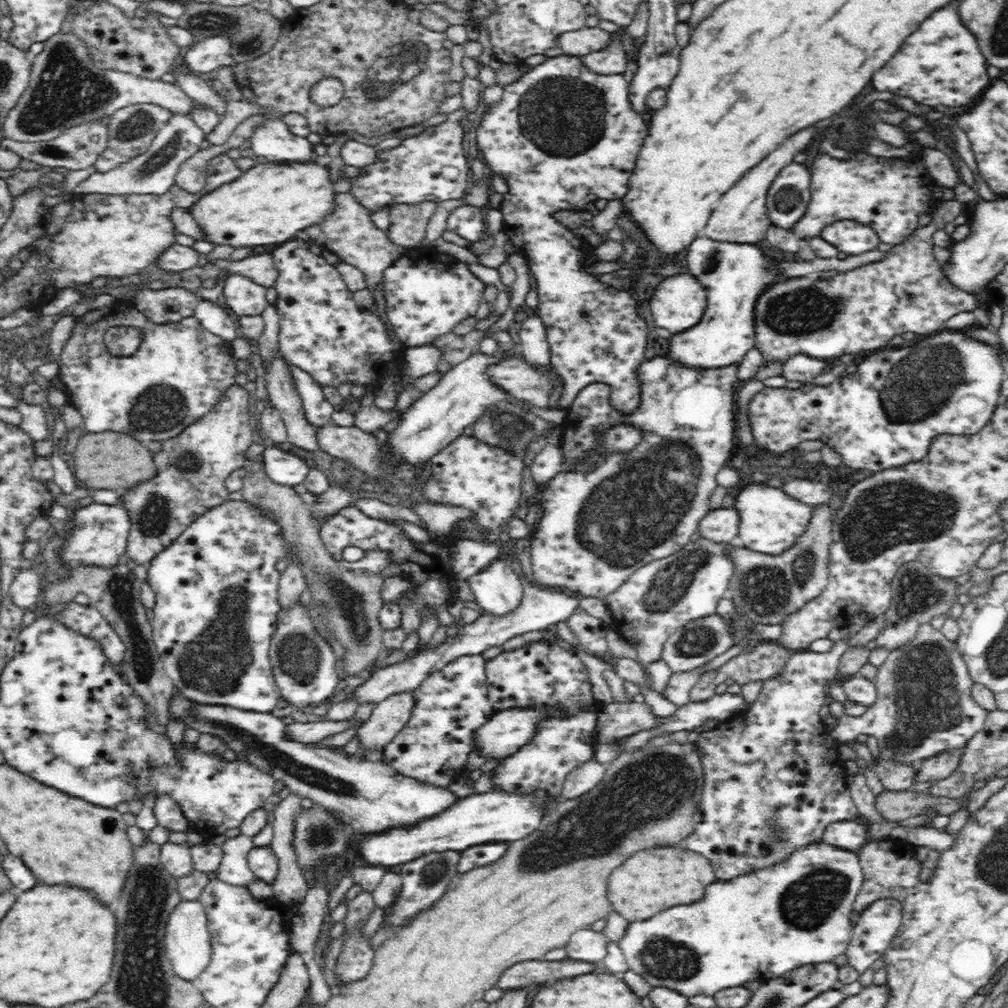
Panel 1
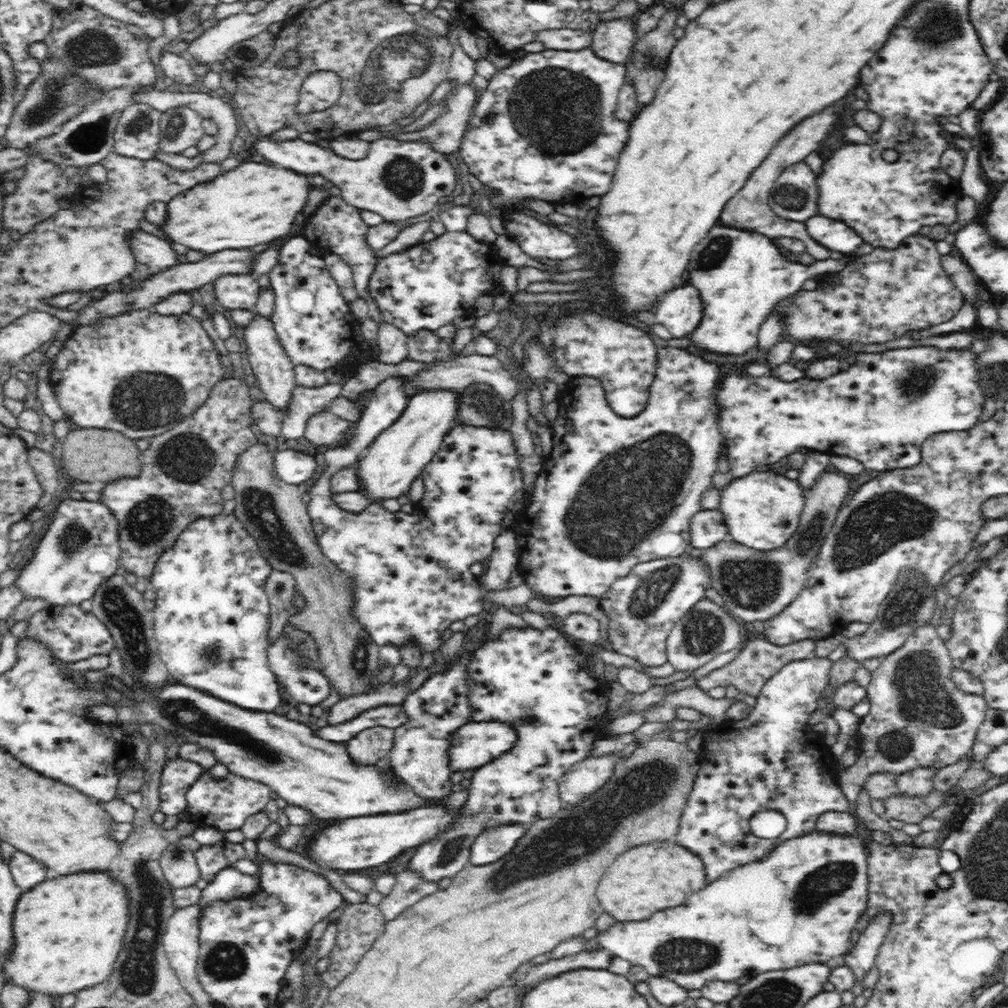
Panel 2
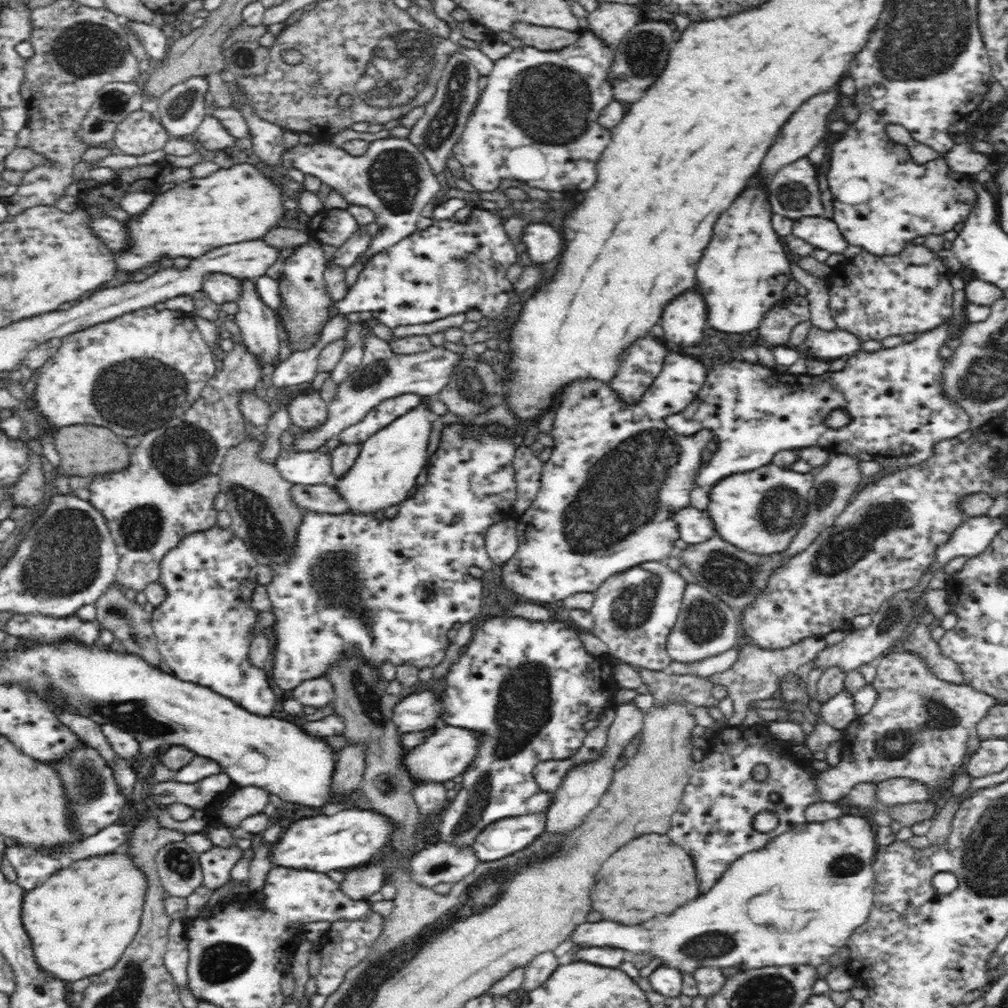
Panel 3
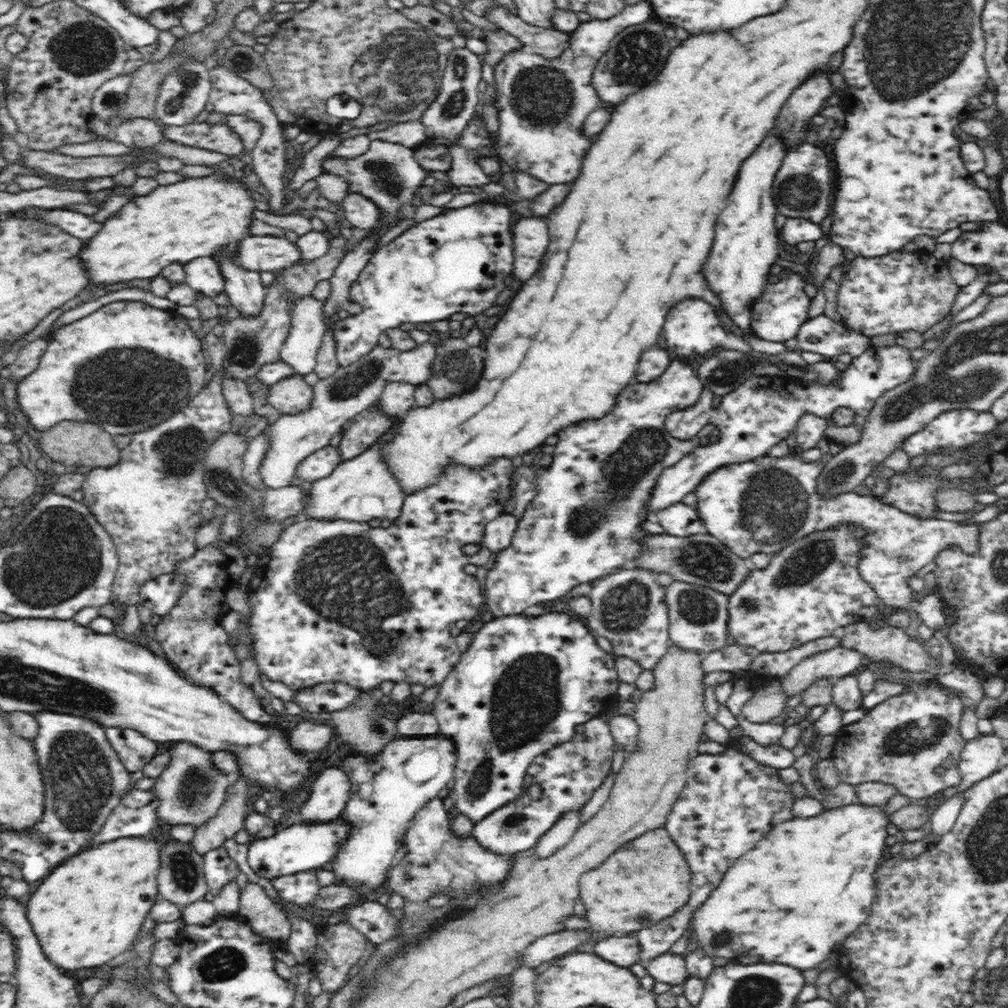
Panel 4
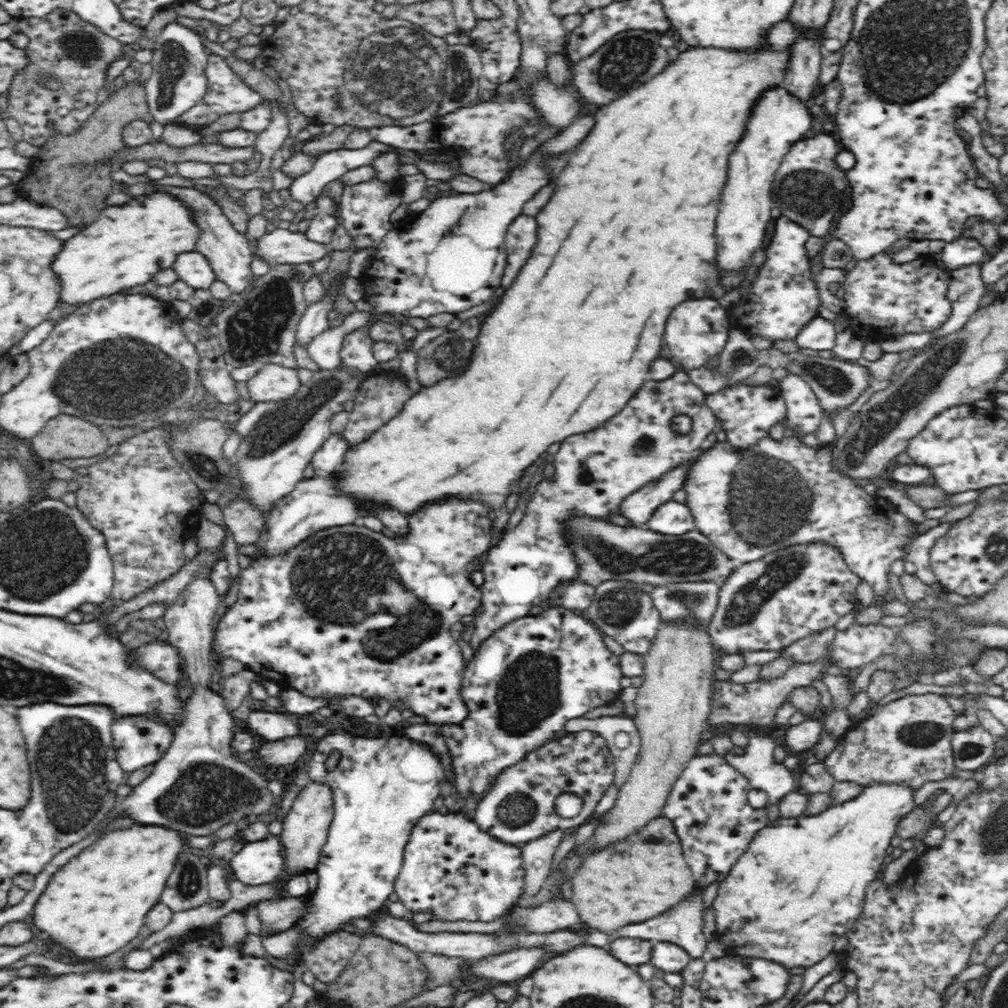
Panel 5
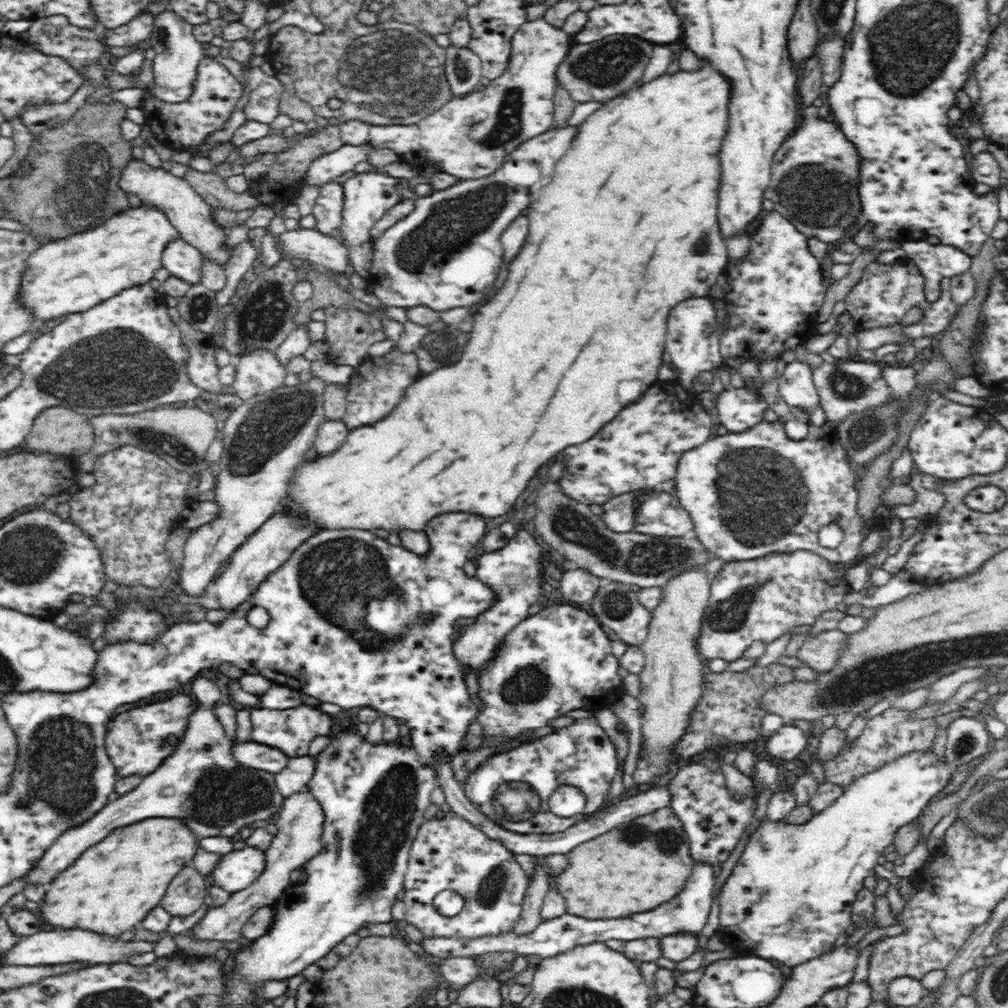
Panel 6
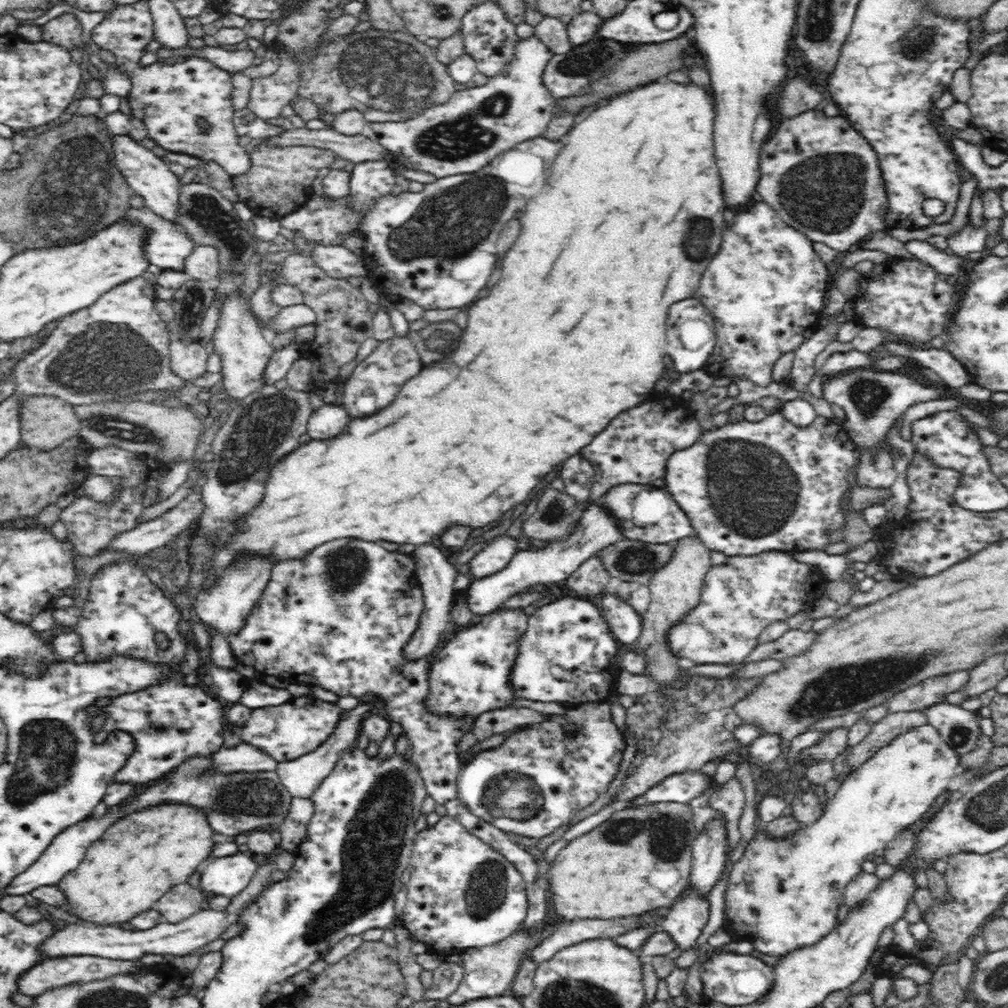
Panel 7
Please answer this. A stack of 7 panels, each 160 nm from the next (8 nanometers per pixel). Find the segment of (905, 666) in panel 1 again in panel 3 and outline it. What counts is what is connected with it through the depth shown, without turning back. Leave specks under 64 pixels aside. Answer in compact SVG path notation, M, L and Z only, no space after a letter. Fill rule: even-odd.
M893 649L891 652L887 652L875 661L875 667L876 678L871 686L880 692L878 700L868 714L858 717L855 722L842 730L843 736L840 740L842 754L838 764L817 773L816 793L820 796L820 801L834 803L836 800L848 796L851 789L857 785L878 783L895 778L918 781L928 787L928 792L948 787L954 777L962 773L962 764L968 754L968 736L976 732L978 720L984 718L988 714L988 710L995 705L1000 706L1000 702L995 701L988 694L980 693L973 688L966 688L966 684L952 684L939 680L928 670L922 656L906 649ZM890 692L896 692L900 696L896 704L894 704L894 700L890 700L892 698Z

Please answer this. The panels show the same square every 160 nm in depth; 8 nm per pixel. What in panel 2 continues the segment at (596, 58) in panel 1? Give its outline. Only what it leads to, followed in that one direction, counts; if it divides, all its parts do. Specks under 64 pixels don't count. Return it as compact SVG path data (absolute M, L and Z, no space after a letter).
M635 17L601 20L592 32L592 52L612 64L626 65L636 41Z

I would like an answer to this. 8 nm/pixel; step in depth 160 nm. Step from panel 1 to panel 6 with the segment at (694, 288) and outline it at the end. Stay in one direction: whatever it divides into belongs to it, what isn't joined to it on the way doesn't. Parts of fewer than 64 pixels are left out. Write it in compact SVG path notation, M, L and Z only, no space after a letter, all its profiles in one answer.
M692 298L680 302L670 316L668 316L668 338L666 338L666 352L672 358L672 364L676 368L676 380L684 386L684 390L695 392L693 389L693 378L696 374L704 371L712 371L723 366L722 355L720 354L719 334L716 330L715 306L707 298Z

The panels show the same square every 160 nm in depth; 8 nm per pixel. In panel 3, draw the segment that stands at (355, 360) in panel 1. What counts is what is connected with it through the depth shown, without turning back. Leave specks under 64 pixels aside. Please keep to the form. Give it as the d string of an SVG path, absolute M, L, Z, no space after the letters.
M311 238L304 245L294 248L292 255L283 263L284 278L282 284L279 284L279 289L284 308L280 310L280 316L284 328L290 332L290 342L294 350L308 350L318 340L318 336L321 336L320 330L328 320L328 308L335 306L335 302L328 296L327 287L324 286L327 258L322 246L320 241Z

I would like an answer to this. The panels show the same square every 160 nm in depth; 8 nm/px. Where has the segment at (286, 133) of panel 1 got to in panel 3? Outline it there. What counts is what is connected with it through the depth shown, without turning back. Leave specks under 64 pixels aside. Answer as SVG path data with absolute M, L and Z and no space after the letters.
M385 137L369 142L368 150L362 156L352 156L344 149L326 143L297 145L283 154L282 166L298 168L304 174L320 178L335 188L349 205L366 206L375 216L379 232L371 238L368 248L360 254L360 260L369 261L375 254L400 243L400 240L415 234L420 210L440 190L440 184L426 157L409 139Z

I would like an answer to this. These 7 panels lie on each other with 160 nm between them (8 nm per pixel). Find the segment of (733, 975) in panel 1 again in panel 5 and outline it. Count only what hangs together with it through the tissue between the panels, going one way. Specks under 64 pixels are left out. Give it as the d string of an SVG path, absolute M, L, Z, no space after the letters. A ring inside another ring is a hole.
M870 782L870 784L862 785L862 792L858 796L854 796L852 800L832 805L824 812L821 812L821 814L801 815L788 819L779 818L756 833L752 842L748 844L746 852L738 858L732 870L729 870L726 878L719 882L717 897L714 899L714 904L711 905L716 910L716 924L718 924L714 934L718 934L722 944L728 944L730 956L735 954L754 956L754 958L772 960L772 962L787 968L808 968L824 960L830 953L834 952L834 942L840 936L844 936L844 932L848 932L854 926L856 917L863 912L863 900L868 884L882 874L882 869L884 868L882 864L884 864L884 857L887 855L886 850L888 850L890 845L890 839L896 835L895 831L898 822L919 807L914 802L915 791L916 789L910 789L908 784L872 784ZM540 947L521 948L472 962L470 974L508 983L530 976L545 960L552 957L553 954L548 955Z

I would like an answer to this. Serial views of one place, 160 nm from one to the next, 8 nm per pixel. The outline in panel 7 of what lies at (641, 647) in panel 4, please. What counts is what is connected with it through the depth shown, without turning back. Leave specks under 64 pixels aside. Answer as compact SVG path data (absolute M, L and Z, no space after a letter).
M606 592L600 600L599 611L615 640L624 644L639 640L642 630L641 616L632 609L628 600L619 599L614 593Z

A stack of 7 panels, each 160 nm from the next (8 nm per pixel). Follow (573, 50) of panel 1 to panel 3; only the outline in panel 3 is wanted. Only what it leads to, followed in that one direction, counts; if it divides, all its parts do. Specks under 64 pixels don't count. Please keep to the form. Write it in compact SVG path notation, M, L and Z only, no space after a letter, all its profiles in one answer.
M514 22L510 32L524 45L541 51L559 51L579 40L579 32L577 31L536 26L527 22Z

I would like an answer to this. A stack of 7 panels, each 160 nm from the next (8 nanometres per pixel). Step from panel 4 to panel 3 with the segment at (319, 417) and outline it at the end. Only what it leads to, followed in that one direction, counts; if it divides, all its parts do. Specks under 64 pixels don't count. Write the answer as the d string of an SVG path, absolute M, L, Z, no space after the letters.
M375 335L366 338L364 354L360 366L349 378L338 382L336 394L332 400L326 400L326 420L312 429L297 431L288 448L294 451L324 450L331 438L340 434L345 428L359 423L375 406L383 400L398 394L419 394L420 396L437 395L450 380L450 372L456 368L460 355L444 347L433 346L426 352L400 355L396 354L390 344Z

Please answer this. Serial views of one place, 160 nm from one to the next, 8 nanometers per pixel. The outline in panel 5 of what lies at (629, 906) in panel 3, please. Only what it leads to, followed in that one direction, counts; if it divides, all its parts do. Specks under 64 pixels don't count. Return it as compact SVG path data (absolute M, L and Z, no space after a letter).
M662 816L648 822L631 836L616 846L608 846L608 850L600 850L600 854L588 854L584 866L572 878L572 902L578 916L604 934L666 912L688 896L695 884L688 863L684 862L680 837L668 818Z

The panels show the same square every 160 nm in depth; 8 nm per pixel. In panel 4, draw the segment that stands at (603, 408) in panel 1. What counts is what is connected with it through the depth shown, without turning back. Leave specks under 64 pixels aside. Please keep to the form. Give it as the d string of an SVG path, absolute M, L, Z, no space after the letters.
M672 362L656 380L624 387L617 395L613 409L604 418L588 419L558 433L554 462L536 472L536 496L519 518L511 544L495 553L493 566L487 570L483 593L485 604L489 606L488 620L522 614L528 606L540 602L561 600L574 586L598 581L600 576L624 568L639 556L646 538L640 522L646 520L644 502L650 498L650 490L655 488L664 469L670 469L682 456L690 454L704 438L674 438L666 429L666 417L698 402L703 390L704 385L696 371L688 364Z

